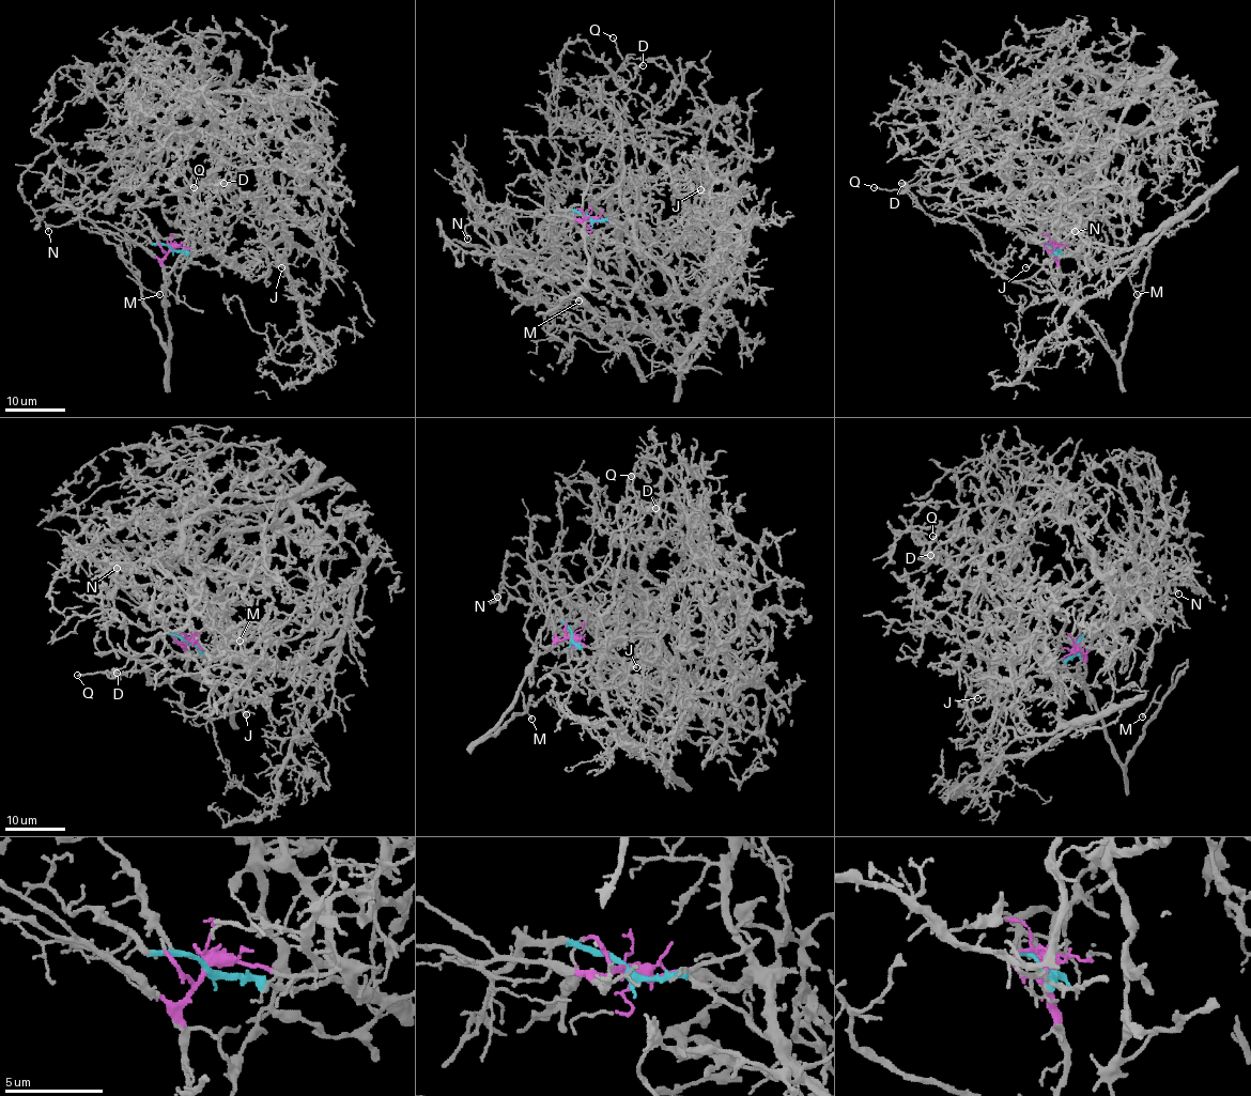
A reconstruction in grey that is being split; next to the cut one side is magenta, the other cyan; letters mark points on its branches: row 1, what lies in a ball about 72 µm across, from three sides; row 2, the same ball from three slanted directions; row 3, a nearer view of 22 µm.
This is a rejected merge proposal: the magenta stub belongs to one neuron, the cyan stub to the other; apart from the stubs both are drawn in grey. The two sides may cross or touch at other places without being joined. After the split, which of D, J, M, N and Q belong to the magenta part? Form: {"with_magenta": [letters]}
{"with_magenta": ["D", "M", "N", "Q"]}

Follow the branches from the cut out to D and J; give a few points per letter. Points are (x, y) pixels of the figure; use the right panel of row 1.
D: (1053, 248), (1060, 283), (1055, 291), (1012, 282), (998, 272), (977, 233), (958, 221), (930, 216), (900, 184)
J: (1053, 248), (1058, 253), (1076, 252), (1098, 264), (1115, 264), (1145, 238), (1130, 248), (1080, 245), (1025, 267)

